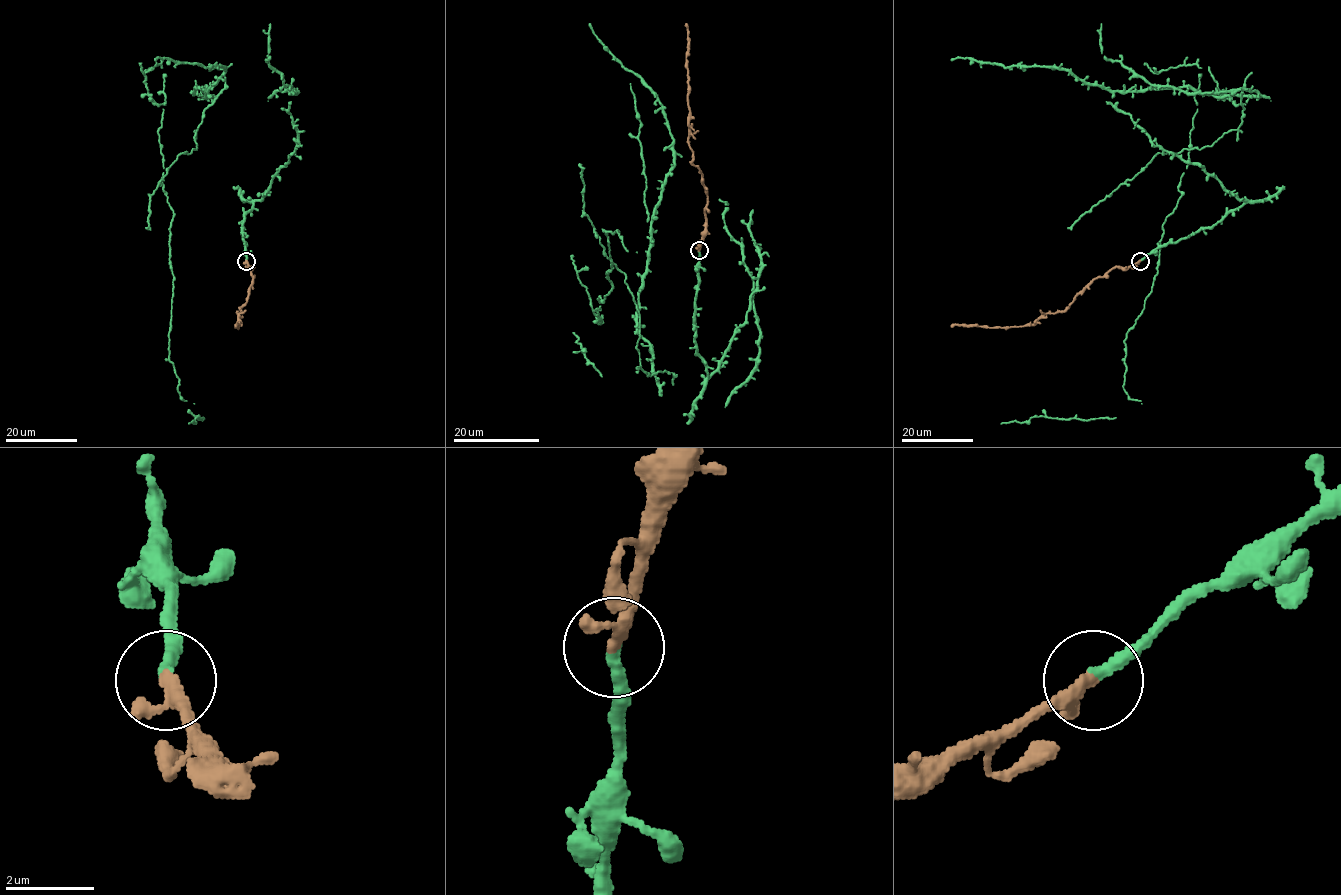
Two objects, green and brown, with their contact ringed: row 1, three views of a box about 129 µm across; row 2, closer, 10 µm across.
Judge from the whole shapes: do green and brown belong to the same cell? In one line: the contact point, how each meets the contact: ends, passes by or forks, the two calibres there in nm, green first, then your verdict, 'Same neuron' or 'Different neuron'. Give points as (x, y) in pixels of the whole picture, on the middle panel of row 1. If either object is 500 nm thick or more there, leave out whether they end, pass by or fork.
Place: (699, 250). At the ring green ends. At the ring brown passes by. Thickness 280 nm (green) against 240 nm. Same neuron

